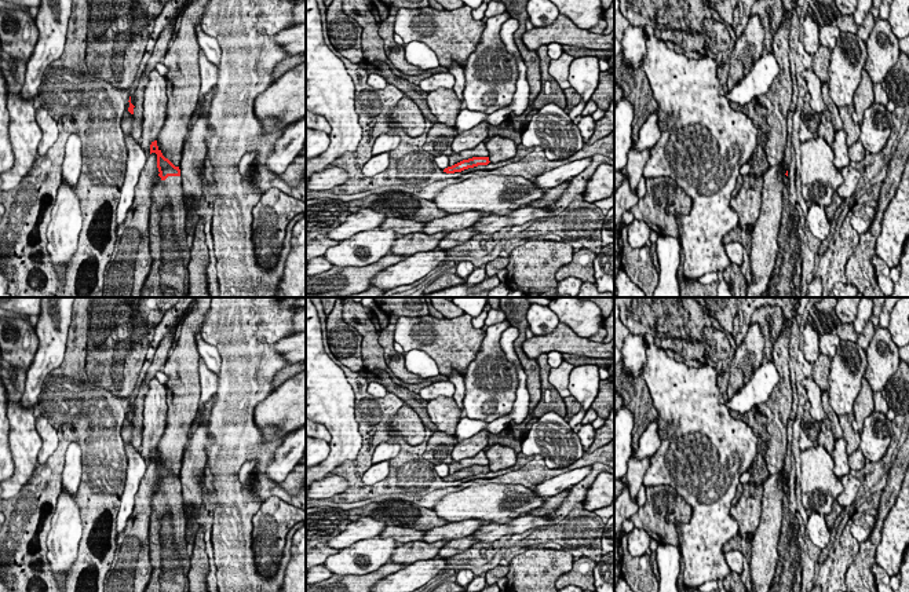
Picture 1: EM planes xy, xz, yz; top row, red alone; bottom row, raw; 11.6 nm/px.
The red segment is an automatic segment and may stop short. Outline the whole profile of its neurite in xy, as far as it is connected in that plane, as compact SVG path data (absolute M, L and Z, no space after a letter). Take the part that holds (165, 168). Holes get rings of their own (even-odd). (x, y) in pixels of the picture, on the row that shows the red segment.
M157 140L150 145L152 153L157 154L160 178L152 191L149 234L153 262L142 288L142 297L187 297L190 248L187 245L186 208L180 169L163 156Z

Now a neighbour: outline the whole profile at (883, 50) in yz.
M875 19L875 26L866 40L868 58L865 70L873 84L884 81L890 70L899 59L899 40L891 32L891 26L886 19Z

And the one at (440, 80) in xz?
M449 72L431 74L430 77L421 80L419 84L419 87L427 94L438 88L453 89L453 85L454 76Z

